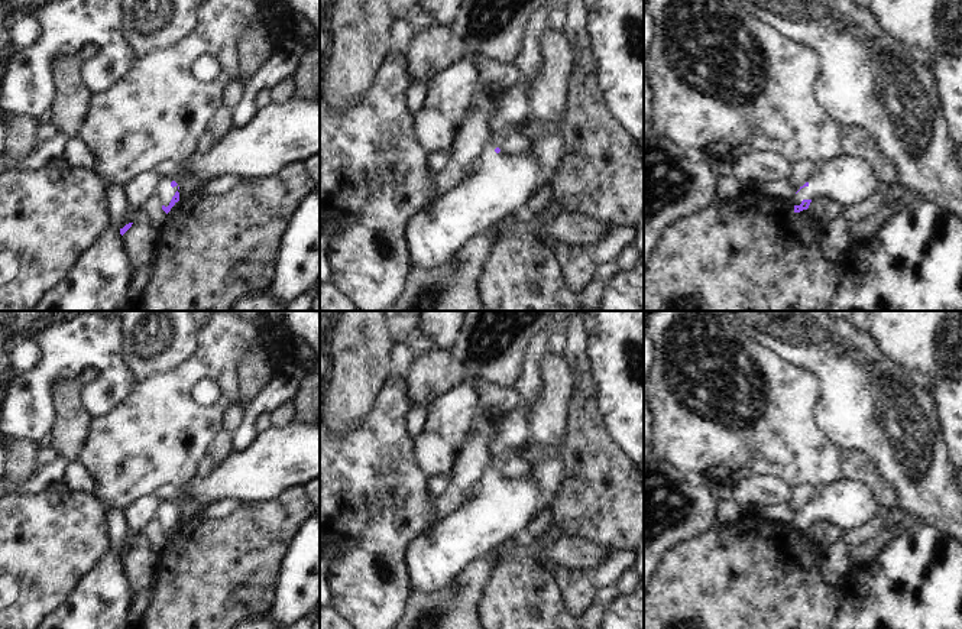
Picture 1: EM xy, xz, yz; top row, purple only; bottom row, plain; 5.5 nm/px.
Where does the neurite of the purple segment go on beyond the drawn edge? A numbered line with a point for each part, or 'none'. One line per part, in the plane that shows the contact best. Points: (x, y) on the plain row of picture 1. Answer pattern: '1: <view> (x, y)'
1: xy (164, 514)

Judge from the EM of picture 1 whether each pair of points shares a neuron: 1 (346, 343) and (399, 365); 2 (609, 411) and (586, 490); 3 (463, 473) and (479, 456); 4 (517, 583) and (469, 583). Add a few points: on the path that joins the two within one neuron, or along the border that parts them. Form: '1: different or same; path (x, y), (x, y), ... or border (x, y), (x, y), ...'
1: different; border (386, 328), (386, 337), (391, 343), (391, 362)
2: different; border (596, 395), (601, 424), (609, 440), (625, 456)
3: same; path (467, 469), (475, 460)
4: different; border (496, 563), (483, 587), (483, 596), (476, 613)

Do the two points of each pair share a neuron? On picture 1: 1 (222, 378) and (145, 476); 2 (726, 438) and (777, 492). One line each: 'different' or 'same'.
1: same
2: different

